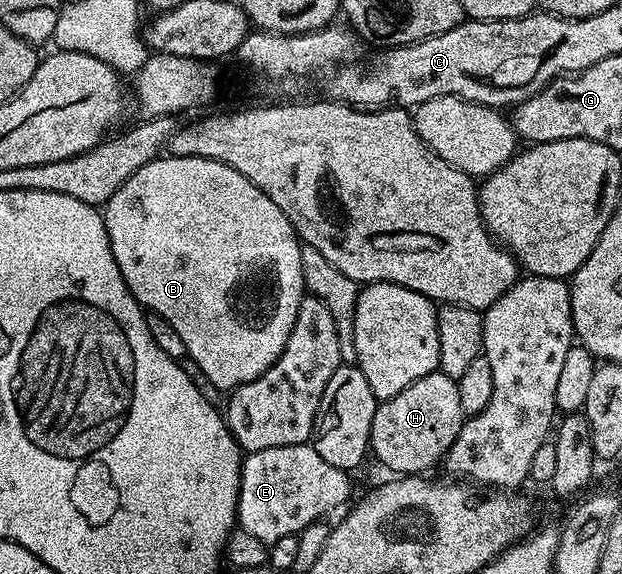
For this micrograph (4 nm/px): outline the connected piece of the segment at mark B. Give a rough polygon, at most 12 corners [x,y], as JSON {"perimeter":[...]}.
{"perimeter":[[158,156],[105,203],[115,264],[218,390],[289,337],[227,315],[302,244],[215,160]]}

